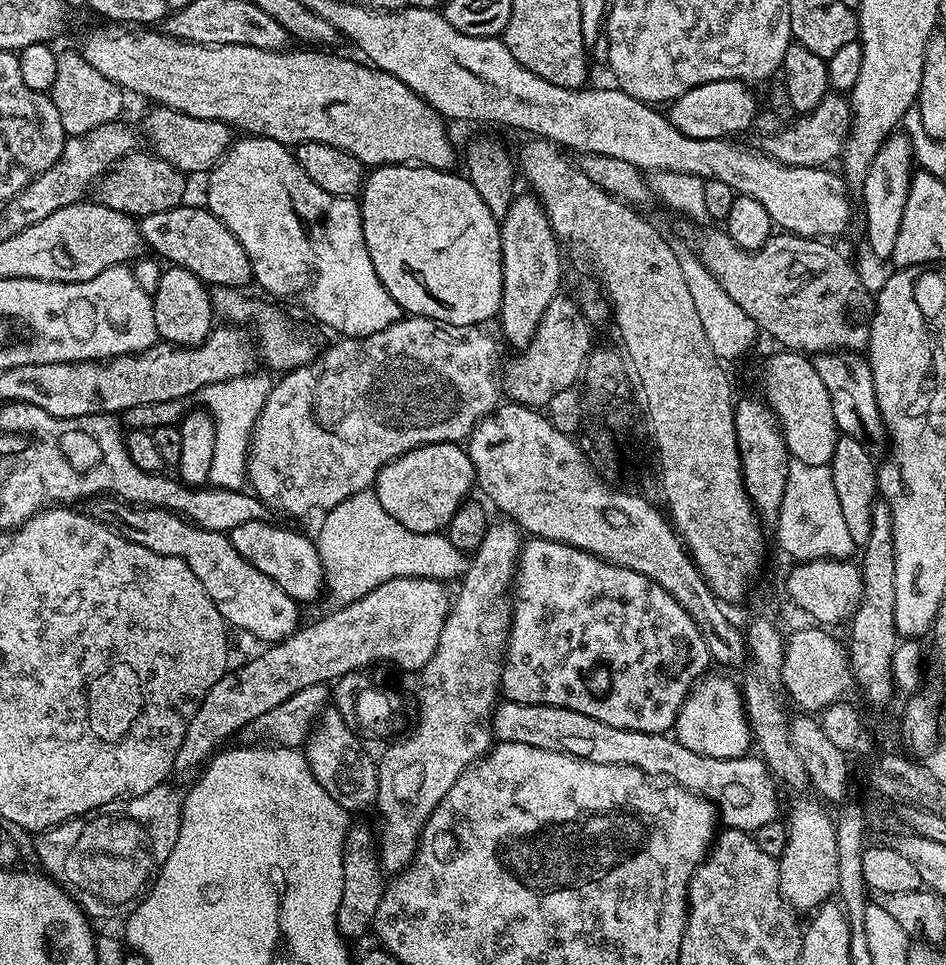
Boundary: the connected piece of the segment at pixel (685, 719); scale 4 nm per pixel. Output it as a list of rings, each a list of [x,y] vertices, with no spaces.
[[[712,675],[697,680],[696,687],[684,699],[674,725],[674,739],[686,746],[686,750],[694,750],[694,754],[710,758],[738,758],[745,755],[753,743],[752,729],[744,712],[744,698],[735,679]]]

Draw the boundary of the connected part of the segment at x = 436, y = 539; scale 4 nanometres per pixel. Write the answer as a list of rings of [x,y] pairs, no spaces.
[[[375,491],[359,492],[338,506],[323,513],[320,533],[315,533],[314,543],[324,567],[324,582],[327,591],[337,605],[352,604],[358,598],[370,594],[382,582],[394,578],[415,576],[441,582],[459,581],[470,563],[469,553],[458,550],[444,532],[418,534],[406,530],[398,518],[390,518],[382,510]]]

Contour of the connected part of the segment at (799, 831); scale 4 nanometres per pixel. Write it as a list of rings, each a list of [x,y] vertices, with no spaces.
[[[809,796],[793,798],[792,813],[786,819],[788,841],[784,853],[778,857],[780,893],[785,905],[800,914],[808,914],[819,908],[837,891],[838,884],[836,826],[833,817],[830,814],[828,817],[827,810],[823,808],[825,805]]]

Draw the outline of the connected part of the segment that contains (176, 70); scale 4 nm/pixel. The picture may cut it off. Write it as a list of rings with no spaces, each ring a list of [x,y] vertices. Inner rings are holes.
[[[104,26],[108,28],[96,28],[84,36],[84,48],[82,54],[86,62],[94,66],[100,74],[110,78],[114,83],[120,85],[125,93],[137,92],[148,100],[156,100],[157,105],[165,108],[173,108],[179,112],[190,114],[190,118],[202,118],[203,120],[220,120],[224,124],[239,130],[249,136],[265,136],[279,144],[295,146],[302,142],[322,142],[326,146],[334,146],[338,150],[346,150],[354,154],[360,163],[365,166],[379,166],[381,164],[414,164],[426,168],[439,168],[448,170],[453,167],[456,160],[456,152],[452,149],[452,140],[448,137],[446,121],[440,113],[435,112],[421,96],[414,94],[398,78],[386,74],[380,68],[373,68],[367,63],[356,60],[343,60],[340,56],[326,56],[322,50],[300,50],[304,52],[292,52],[293,50],[281,50],[271,52],[270,50],[258,50],[254,46],[206,46],[205,44],[188,44],[185,40],[175,40],[174,37],[160,30],[129,30],[124,26]]]

